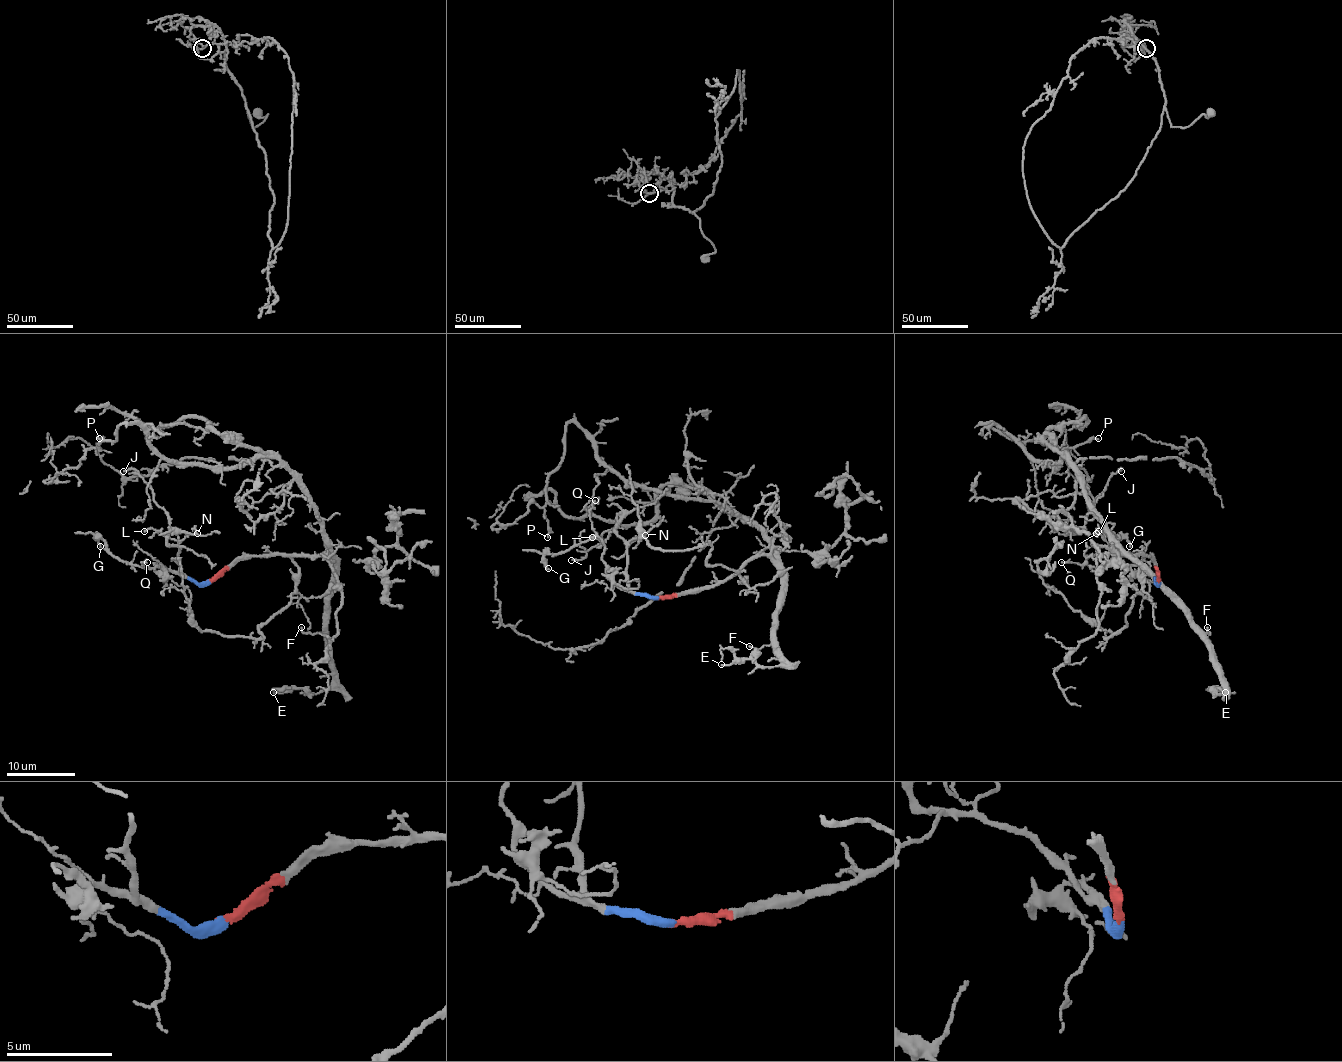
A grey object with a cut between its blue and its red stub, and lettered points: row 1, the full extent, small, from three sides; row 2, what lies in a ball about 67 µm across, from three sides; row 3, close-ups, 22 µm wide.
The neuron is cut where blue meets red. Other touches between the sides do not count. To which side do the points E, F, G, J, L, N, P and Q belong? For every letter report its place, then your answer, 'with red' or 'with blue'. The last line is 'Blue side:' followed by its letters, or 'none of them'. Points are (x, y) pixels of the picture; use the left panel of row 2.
E: at (273, 692); with red
F: at (301, 627); with red
G: at (100, 546); with blue
J: at (123, 471); with blue
L: at (144, 531); with blue
N: at (197, 533); with blue
P: at (99, 438); with red
Q: at (147, 562); with blue
Blue side: G, J, L, N, Q

